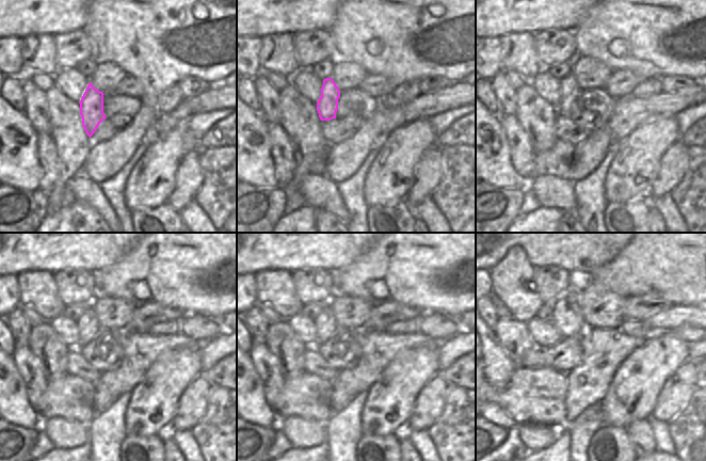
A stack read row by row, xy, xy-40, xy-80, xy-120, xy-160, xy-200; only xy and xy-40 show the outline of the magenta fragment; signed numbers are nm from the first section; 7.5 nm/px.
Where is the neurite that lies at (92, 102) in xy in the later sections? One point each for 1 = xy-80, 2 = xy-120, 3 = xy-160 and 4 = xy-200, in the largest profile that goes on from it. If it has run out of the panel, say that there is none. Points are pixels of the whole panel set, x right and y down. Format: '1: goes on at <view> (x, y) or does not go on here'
1: goes on at xy-80 (570, 91)
2: goes on at xy-120 (87, 324)
3: goes on at xy-160 (325, 323)
4: goes on at xy-200 (567, 318)

